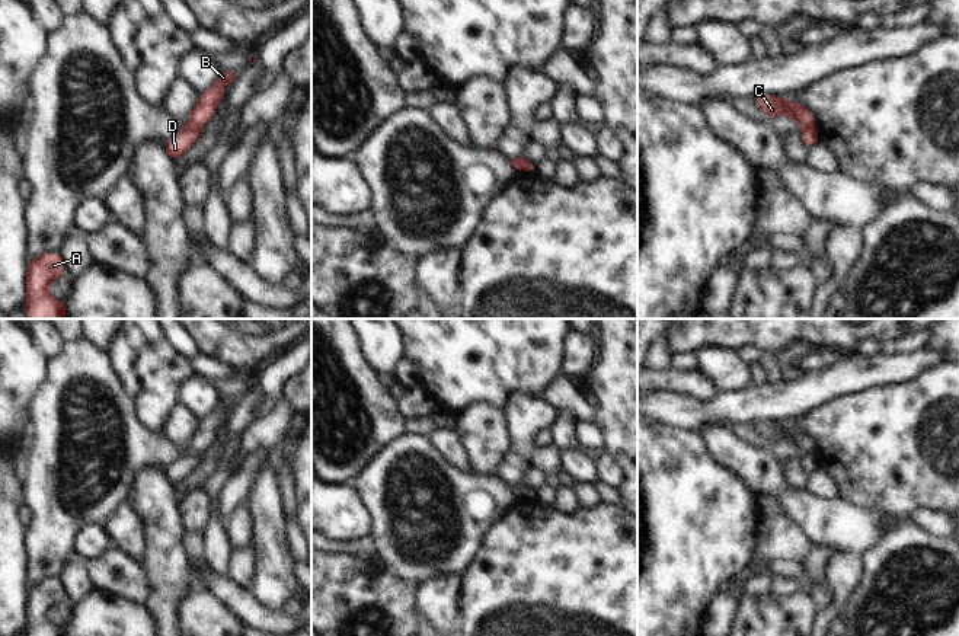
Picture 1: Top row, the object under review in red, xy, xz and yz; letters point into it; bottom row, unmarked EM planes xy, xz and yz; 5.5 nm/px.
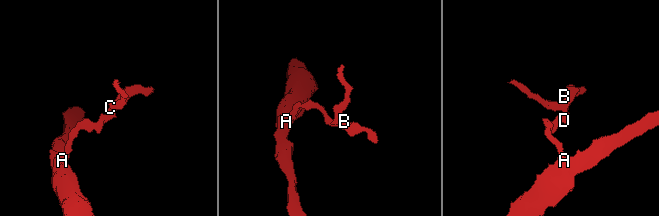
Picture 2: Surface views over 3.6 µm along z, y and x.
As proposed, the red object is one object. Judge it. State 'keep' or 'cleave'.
cleave

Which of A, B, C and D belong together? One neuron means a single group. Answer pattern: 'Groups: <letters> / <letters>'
Groups: A D / B C

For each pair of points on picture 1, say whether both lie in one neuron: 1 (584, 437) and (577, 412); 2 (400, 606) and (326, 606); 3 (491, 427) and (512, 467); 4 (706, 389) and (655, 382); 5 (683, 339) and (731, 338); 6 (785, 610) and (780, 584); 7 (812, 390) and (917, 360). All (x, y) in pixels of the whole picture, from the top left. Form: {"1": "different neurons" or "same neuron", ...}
{"1": "different neurons", "2": "same neuron", "3": "different neurons", "4": "same neuron", "5": "same neuron", "6": "different neurons", "7": "same neuron"}

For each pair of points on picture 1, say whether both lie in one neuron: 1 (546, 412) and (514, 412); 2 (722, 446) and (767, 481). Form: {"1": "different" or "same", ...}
{"1": "same", "2": "same"}

